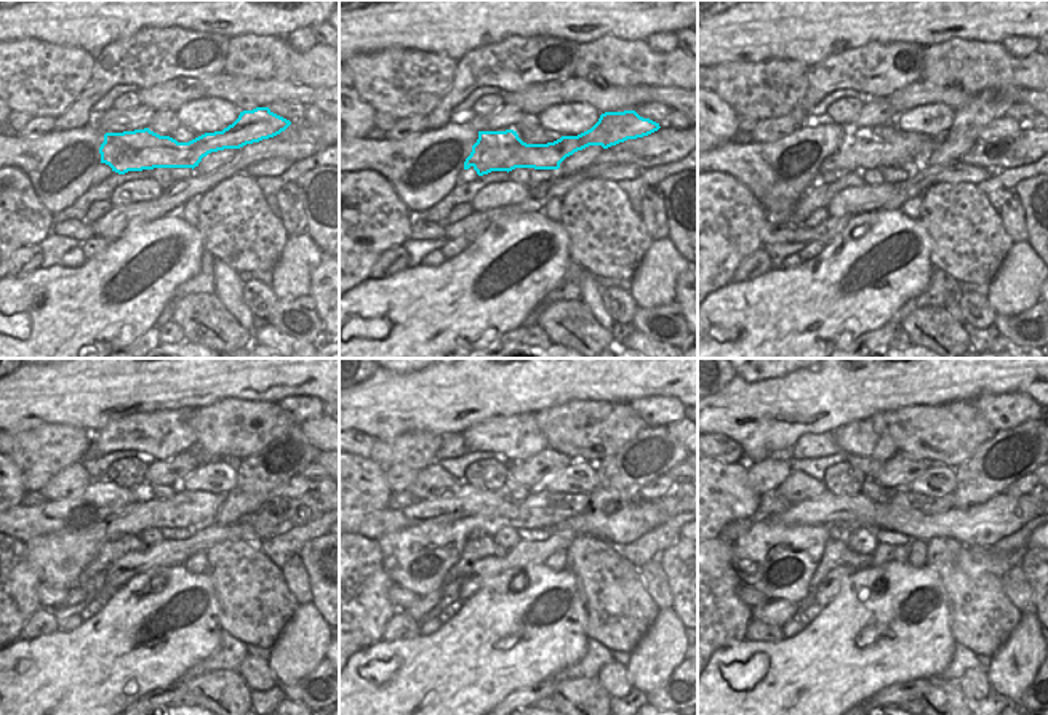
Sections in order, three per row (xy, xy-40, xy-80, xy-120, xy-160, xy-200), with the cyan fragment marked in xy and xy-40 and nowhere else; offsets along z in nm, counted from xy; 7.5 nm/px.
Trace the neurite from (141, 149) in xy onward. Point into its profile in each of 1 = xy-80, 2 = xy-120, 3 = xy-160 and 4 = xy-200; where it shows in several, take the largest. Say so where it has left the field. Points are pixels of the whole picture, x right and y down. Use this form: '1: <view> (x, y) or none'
1: xy-80 (1004, 127)
2: xy-120 (296, 487)
3: xy-160 (663, 485)
4: xy-200 (1023, 485)

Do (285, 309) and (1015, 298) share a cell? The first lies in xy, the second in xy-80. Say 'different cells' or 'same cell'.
different cells

